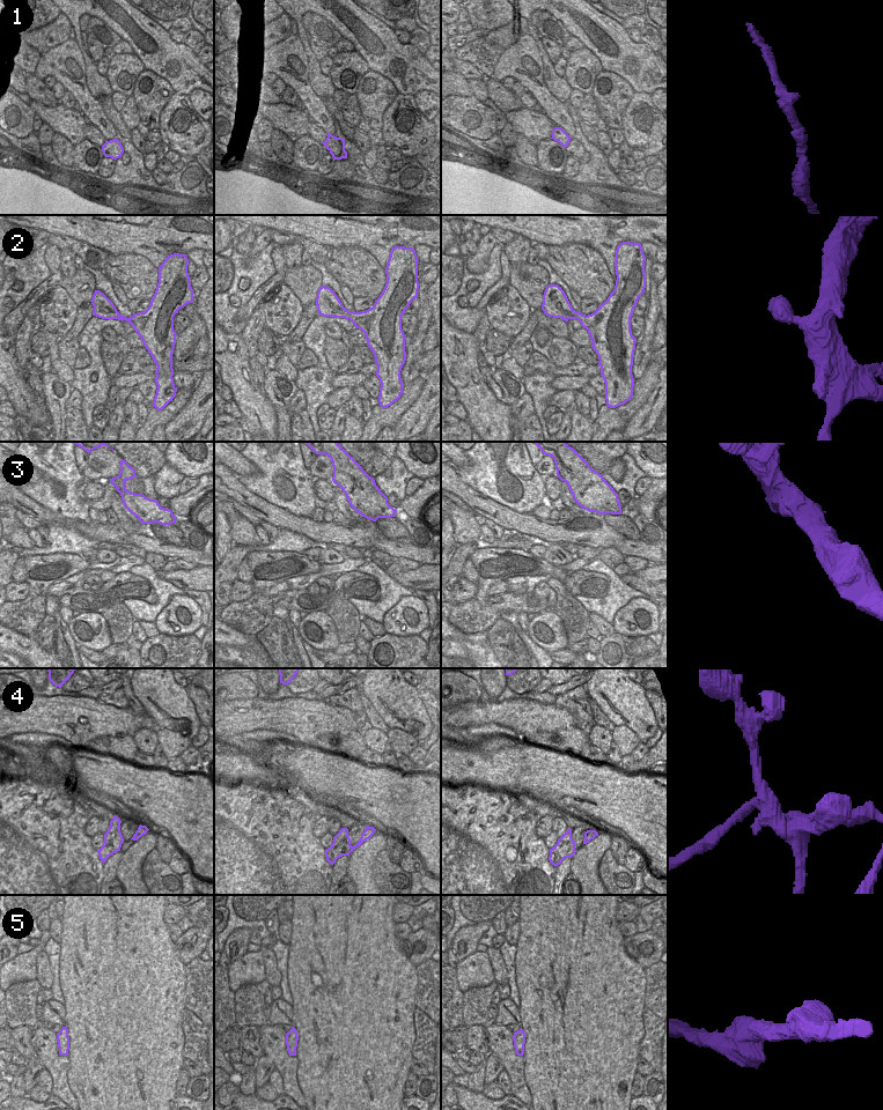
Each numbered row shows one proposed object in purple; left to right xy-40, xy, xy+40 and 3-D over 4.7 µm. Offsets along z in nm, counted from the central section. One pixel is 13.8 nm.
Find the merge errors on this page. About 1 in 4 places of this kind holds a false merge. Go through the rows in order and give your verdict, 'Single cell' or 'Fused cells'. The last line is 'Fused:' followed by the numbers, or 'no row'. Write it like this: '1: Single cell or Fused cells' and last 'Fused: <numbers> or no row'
1: Fused cells
2: Single cell
3: Single cell
4: Fused cells
5: Single cell
Fused: 1, 4

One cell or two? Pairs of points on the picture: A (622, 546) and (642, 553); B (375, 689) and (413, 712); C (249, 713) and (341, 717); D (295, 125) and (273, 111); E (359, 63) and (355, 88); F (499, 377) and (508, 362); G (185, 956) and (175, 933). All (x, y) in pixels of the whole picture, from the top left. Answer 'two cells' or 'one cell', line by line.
A: one cell
B: one cell
C: one cell
D: one cell
E: one cell
F: two cells
G: two cells

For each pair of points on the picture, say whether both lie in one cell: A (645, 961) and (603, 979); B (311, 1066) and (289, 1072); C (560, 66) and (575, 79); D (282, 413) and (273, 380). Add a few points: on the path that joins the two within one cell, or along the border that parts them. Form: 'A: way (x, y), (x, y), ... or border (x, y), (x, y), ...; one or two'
A: border (624, 940), (624, 949), (645, 968); two
B: border (294, 1056), (297, 1060), (296, 1083), (303, 1096); two
C: border (567, 59), (563, 76); two
D: way (280, 405), (274, 398), (274, 389); one

